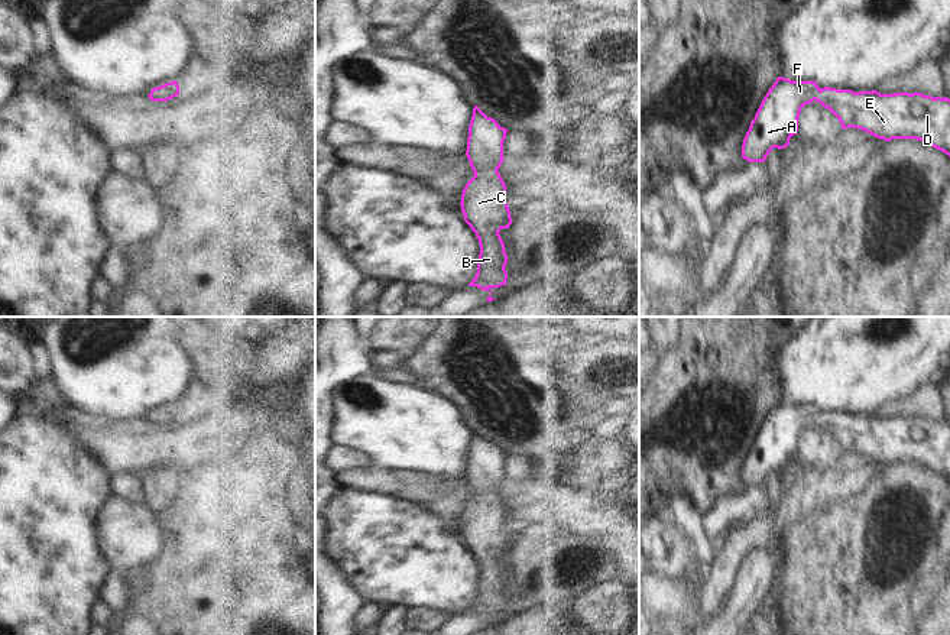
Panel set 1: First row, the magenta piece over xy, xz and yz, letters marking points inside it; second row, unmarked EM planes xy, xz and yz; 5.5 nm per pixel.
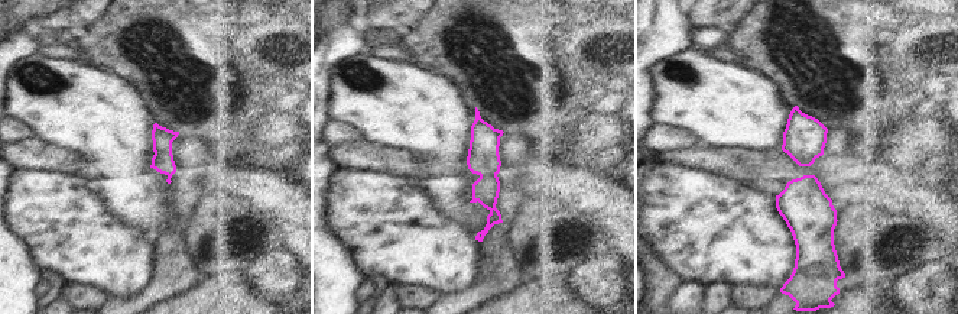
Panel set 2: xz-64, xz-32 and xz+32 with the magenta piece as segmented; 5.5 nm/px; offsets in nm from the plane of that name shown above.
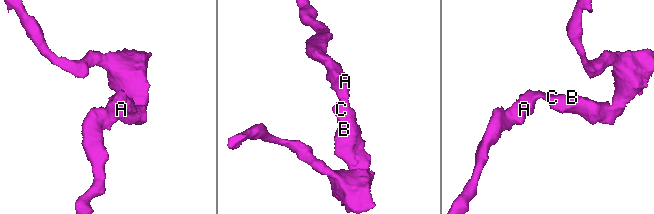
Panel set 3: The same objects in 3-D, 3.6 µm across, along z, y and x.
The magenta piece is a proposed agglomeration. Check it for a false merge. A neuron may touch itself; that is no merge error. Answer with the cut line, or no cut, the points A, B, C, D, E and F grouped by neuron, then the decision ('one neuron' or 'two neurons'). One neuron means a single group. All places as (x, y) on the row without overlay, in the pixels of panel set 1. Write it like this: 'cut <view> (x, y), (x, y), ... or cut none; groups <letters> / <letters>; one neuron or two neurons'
cut none; groups A B C D E F; one neuron

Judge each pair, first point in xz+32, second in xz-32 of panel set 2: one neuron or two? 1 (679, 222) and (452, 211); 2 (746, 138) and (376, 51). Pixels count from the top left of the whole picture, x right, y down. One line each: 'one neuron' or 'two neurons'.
1: two neurons
2: two neurons

